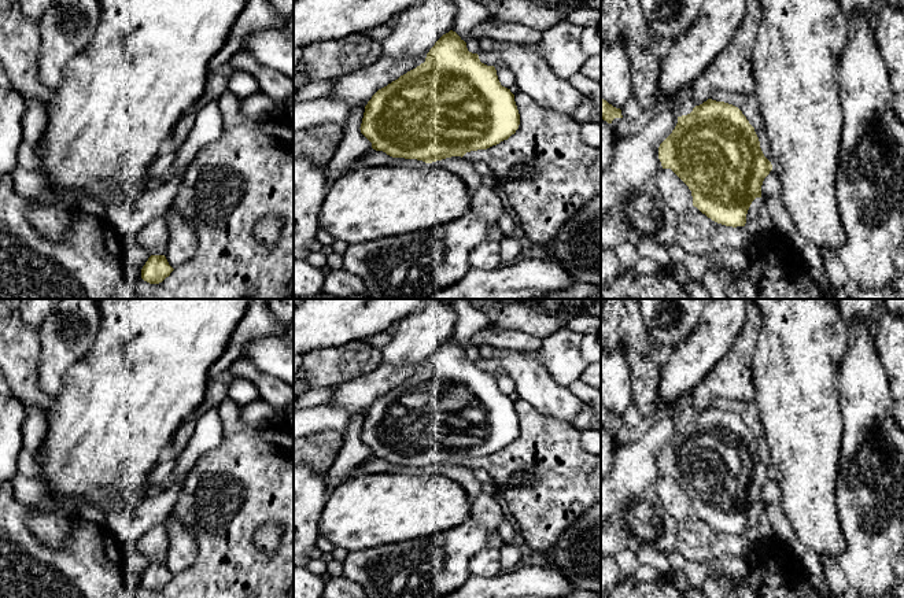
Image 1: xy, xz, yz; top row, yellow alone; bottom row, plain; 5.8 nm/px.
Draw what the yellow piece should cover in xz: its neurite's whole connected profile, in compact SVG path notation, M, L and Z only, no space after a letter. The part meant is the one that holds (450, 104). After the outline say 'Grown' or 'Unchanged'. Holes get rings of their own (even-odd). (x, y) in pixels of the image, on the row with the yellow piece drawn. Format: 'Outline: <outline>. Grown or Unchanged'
Outline: M450 30L429 49L424 63L372 96L359 129L376 151L432 163L497 145L514 134L519 125L514 95L501 85L495 67L481 63Z. Unchanged

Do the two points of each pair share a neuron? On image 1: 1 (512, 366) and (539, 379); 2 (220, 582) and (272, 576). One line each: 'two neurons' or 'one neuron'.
1: one neuron
2: one neuron

